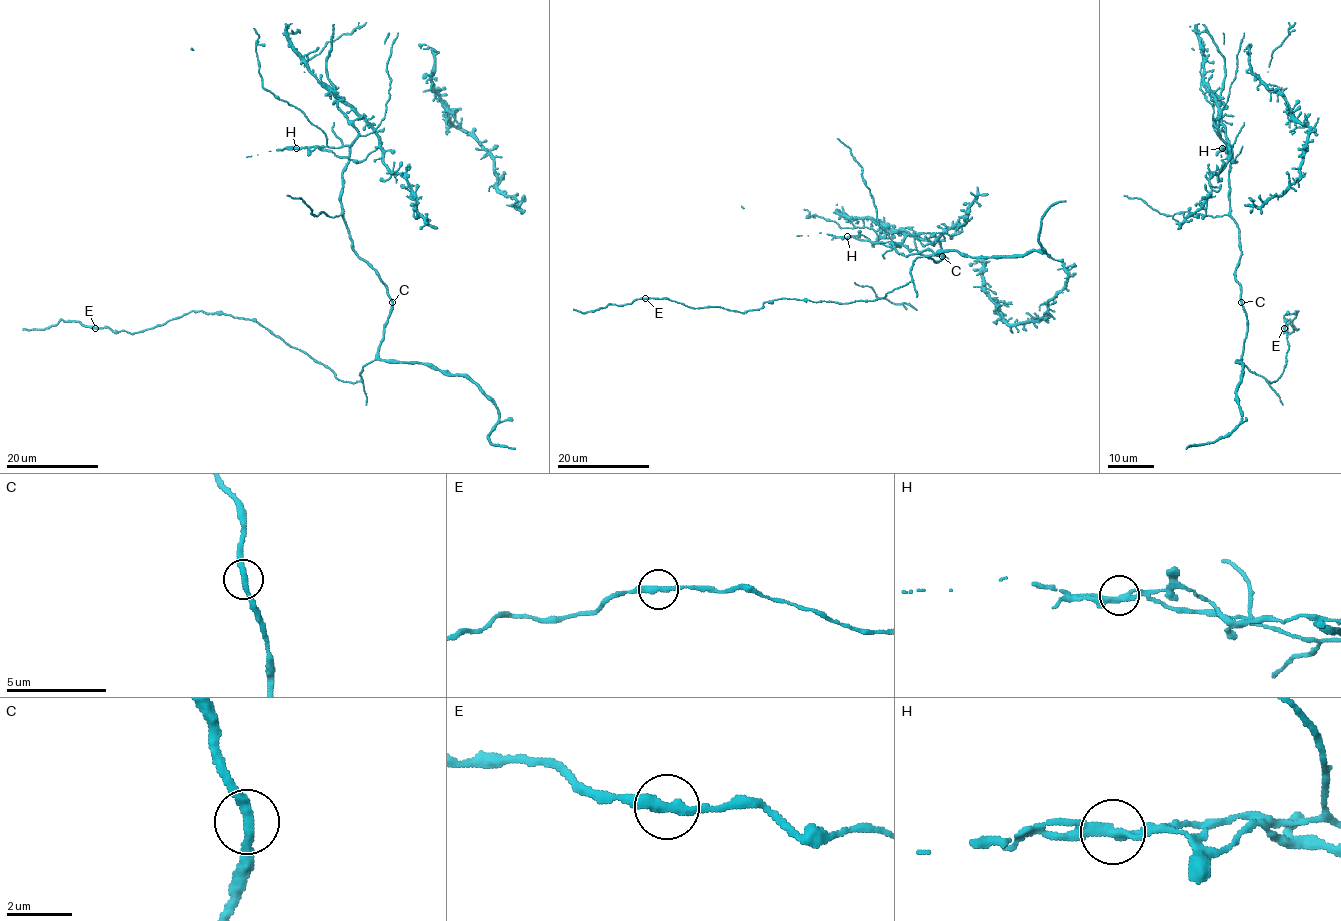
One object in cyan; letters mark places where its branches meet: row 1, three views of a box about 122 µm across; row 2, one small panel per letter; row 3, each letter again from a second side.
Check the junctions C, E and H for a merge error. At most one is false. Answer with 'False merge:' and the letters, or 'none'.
False merge: H

